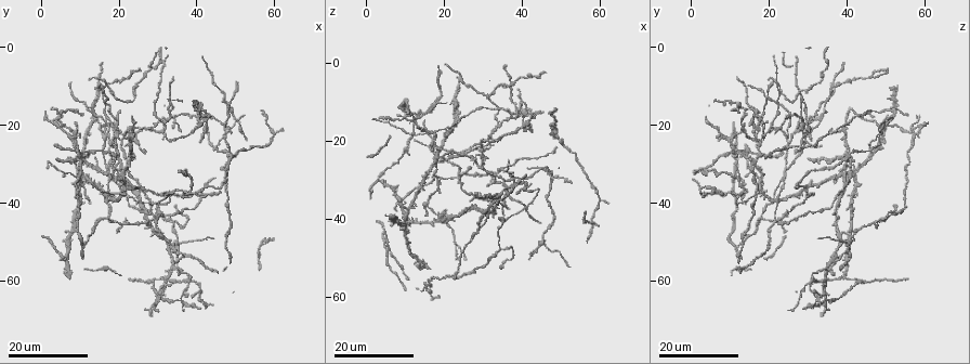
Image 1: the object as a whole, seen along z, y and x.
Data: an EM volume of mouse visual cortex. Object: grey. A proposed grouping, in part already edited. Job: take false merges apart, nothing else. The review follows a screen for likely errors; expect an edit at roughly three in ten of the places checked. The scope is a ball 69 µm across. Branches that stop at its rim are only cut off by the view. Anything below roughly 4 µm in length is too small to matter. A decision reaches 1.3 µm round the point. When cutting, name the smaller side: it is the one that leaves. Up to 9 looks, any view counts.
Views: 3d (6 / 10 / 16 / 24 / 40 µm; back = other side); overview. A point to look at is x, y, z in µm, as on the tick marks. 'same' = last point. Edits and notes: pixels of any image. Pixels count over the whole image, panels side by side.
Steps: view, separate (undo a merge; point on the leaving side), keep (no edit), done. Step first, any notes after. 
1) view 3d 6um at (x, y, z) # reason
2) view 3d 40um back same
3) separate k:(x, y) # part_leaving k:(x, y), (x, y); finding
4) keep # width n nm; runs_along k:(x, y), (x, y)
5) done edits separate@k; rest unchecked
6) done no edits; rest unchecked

view 3d 16um at (34.5, 56.0, 36.5) # four-way junction

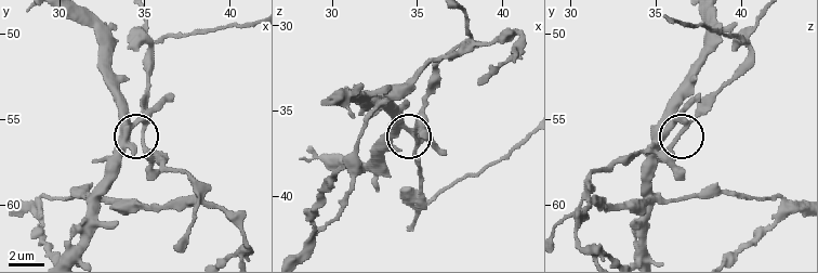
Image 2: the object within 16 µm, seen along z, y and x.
view 3d 6um at (35.0, 55.4, 36.8)

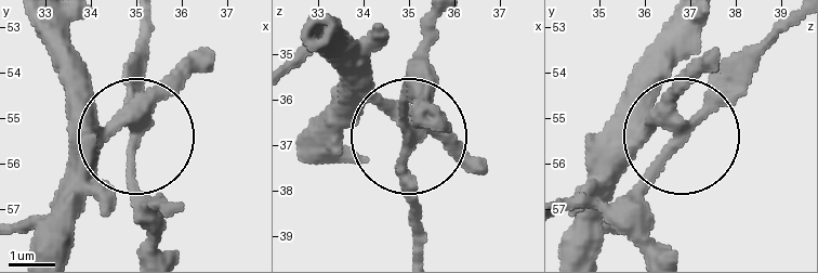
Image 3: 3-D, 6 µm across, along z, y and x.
keep # width 250 nm; runs_along 3:(44, 26), (87, 96), (130, 128), (55, 197); one neuron here

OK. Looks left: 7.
view 3d 16um at (41.5, 17.0, 17.0)

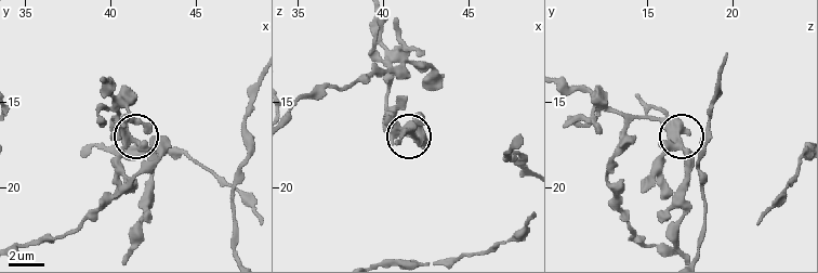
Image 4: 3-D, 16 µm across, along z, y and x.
view 3d 10um at (41.3, 17.1, 16.7) # closer look

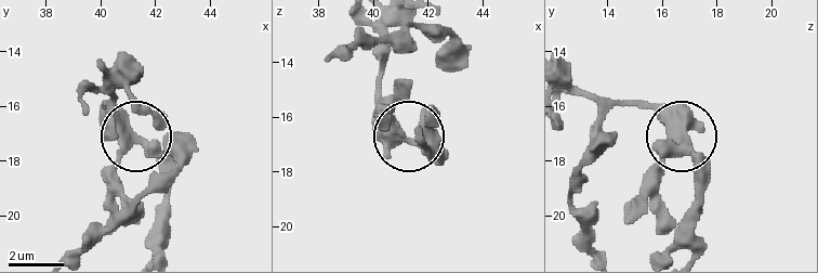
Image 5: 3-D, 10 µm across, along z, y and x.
keep # width 370 nm; one neuron here

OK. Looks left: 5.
view 3d 16um at (32.0, 22.0, 19.0) # arms run side by side

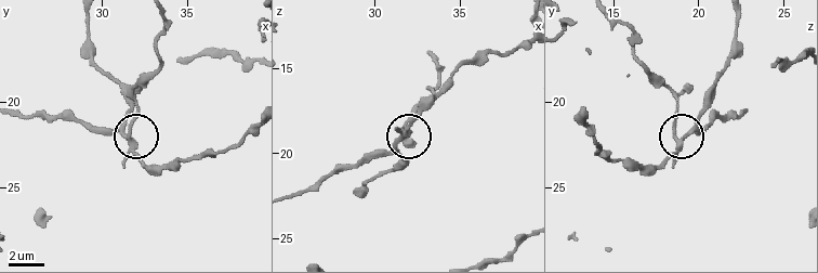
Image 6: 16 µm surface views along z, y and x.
view 3d 10um at (31.5, 22.0, 18.6) # zoom in

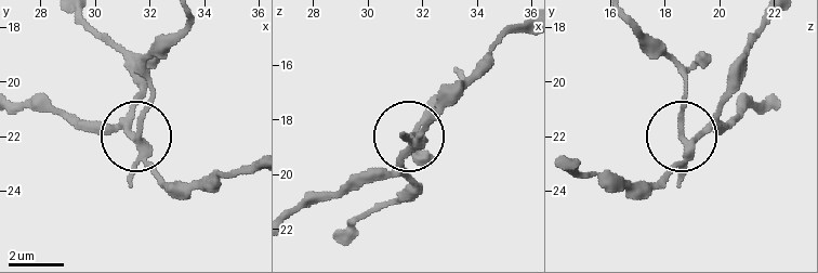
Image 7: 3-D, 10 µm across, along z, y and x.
separate 7:(152, 103) # width 250 nm; part_leaving 7:(687, 141), (680, 122), (685, 80), (629, 17); two neurons meet here

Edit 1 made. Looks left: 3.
view 3d 24um at (44.5, 26.0, 45.5)

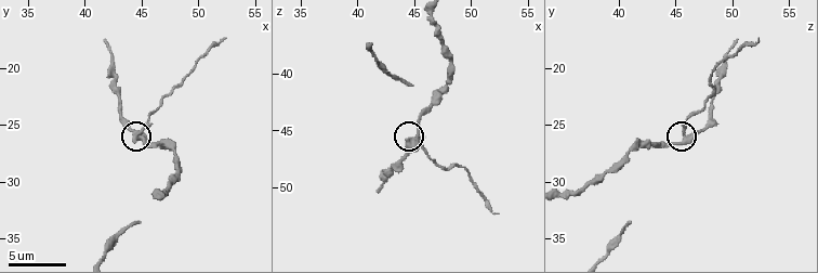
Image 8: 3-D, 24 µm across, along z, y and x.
view 3d 6um at (44.6, 25.8, 45.6)

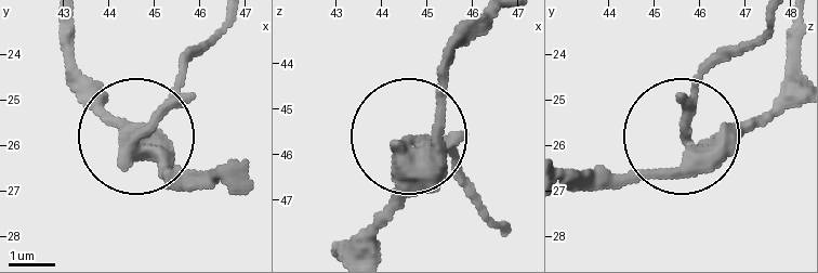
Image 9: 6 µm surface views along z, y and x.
keep # side_arm 12 um; one neuron here

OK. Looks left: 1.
done edits separate@7; rest unchecked

